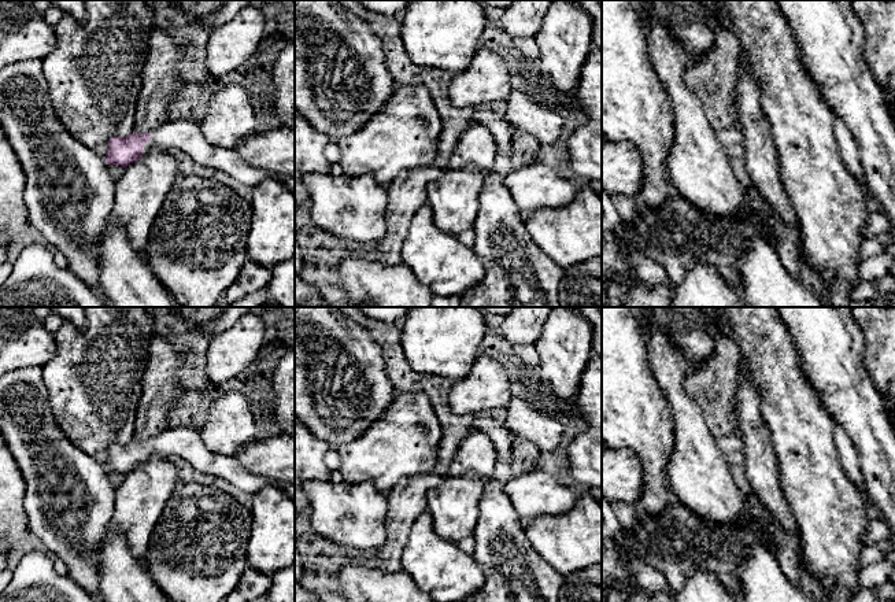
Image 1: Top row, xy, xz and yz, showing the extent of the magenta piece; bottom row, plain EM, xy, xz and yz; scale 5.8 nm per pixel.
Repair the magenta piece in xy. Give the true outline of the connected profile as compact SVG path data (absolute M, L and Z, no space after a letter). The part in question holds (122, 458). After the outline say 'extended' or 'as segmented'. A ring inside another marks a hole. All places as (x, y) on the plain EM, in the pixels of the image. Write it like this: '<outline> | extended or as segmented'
M185 422L169 426L149 440L136 440L108 447L107 472L127 474L152 457L184 459L203 473L217 476L237 490L254 495L267 481L245 470L233 457L210 451L200 436L200 425Z | extended

